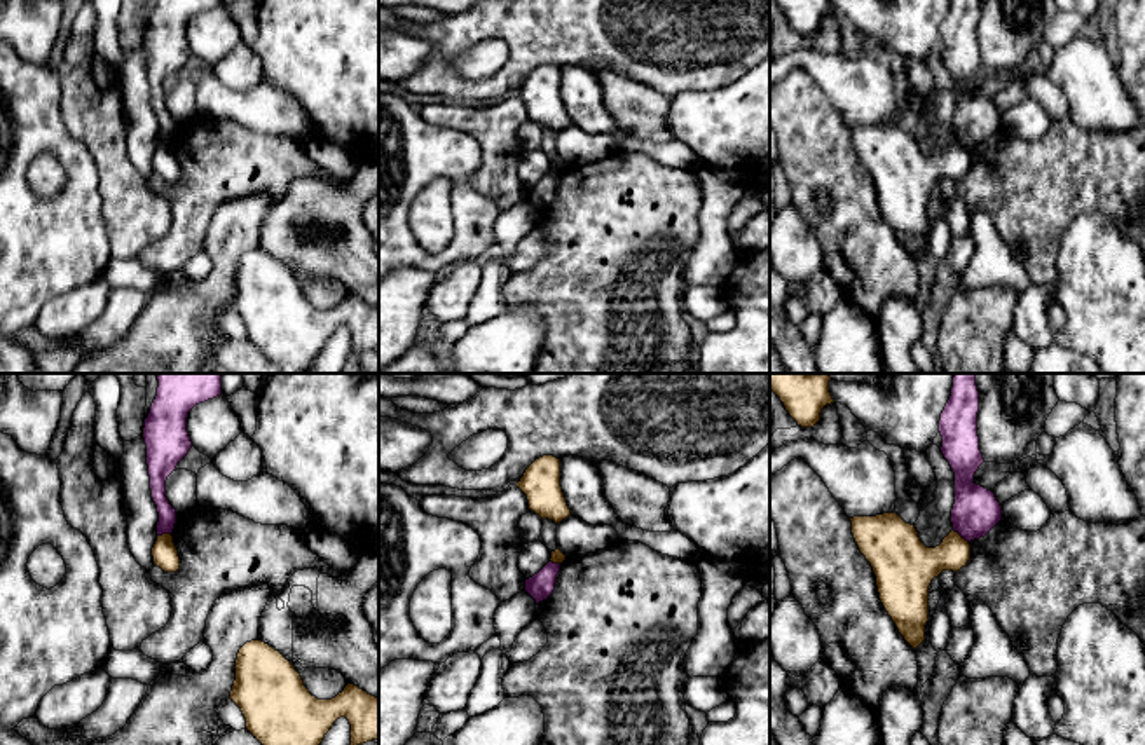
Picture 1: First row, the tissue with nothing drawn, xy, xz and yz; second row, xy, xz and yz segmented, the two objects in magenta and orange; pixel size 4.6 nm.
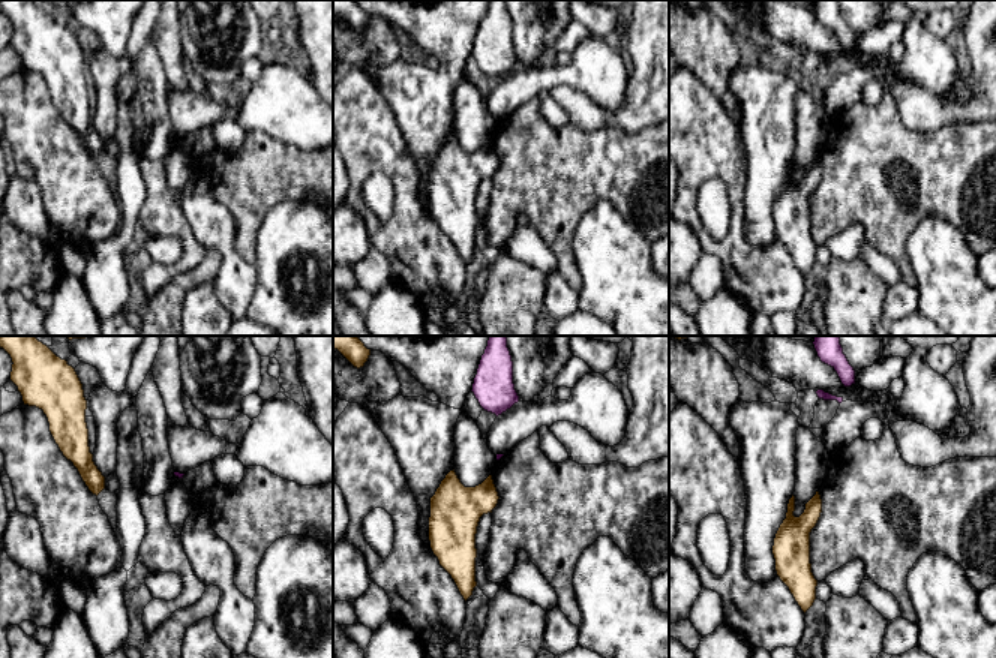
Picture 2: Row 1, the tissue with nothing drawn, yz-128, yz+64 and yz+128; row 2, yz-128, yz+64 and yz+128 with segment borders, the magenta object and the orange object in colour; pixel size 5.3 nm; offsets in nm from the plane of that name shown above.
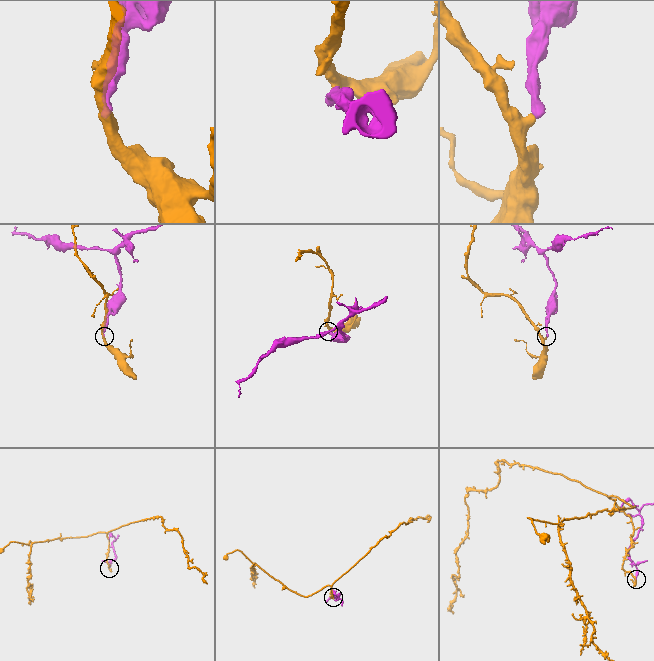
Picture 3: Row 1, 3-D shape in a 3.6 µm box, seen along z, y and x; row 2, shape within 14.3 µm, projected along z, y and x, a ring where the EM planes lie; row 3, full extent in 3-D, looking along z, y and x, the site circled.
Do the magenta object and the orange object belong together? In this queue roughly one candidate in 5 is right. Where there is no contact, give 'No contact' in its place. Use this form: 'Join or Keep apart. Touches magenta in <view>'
Keep apart. Touches magenta in yz

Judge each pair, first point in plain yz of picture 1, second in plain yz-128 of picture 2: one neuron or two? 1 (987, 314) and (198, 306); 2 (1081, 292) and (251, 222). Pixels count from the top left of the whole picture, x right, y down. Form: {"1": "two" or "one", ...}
{"1": "two", "2": "two"}

